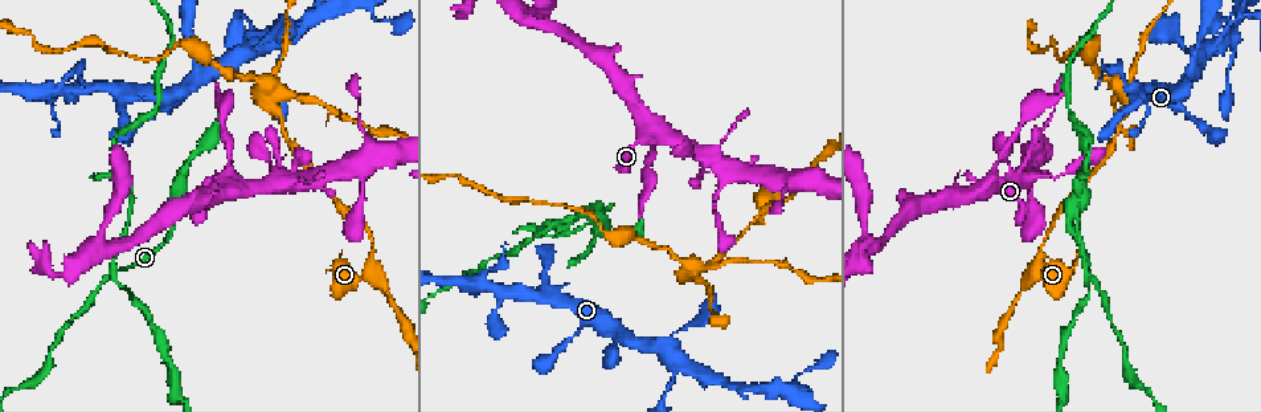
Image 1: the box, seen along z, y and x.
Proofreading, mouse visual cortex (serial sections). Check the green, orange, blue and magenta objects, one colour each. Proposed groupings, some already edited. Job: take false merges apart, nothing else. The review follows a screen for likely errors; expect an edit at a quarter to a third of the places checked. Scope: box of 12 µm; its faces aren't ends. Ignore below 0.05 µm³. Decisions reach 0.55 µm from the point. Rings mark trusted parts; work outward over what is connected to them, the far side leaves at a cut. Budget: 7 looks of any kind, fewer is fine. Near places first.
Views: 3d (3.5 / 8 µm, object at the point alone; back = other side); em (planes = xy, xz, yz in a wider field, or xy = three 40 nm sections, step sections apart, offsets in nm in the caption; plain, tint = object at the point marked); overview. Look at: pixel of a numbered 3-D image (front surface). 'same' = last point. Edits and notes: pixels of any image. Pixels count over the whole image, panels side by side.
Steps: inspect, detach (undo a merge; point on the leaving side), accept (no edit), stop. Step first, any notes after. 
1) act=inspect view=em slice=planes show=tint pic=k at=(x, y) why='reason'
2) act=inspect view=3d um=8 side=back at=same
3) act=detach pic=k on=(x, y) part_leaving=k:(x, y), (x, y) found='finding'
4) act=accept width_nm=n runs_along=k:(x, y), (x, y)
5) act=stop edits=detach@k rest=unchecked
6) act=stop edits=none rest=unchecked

act=inspect view=3d um=3.5 pic=1 at=(114, 277) why='sharp bend'

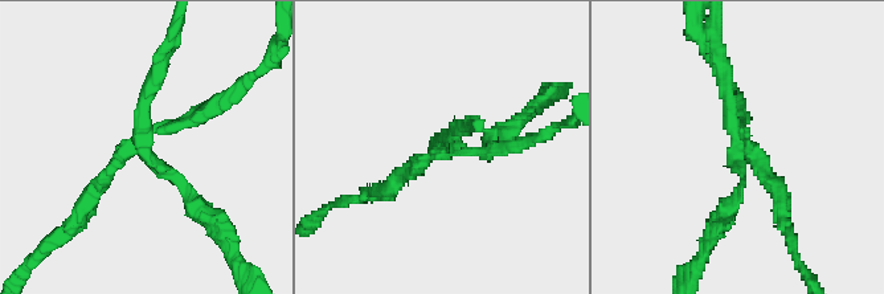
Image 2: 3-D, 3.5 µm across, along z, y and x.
act=inspect view=em slice=xy step=2 show=tint pic=2 at=(739, 144)

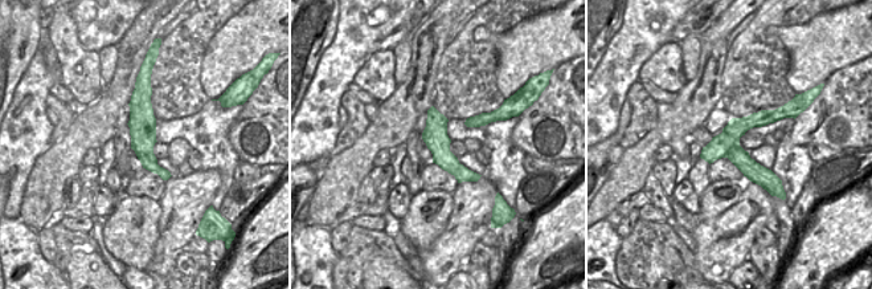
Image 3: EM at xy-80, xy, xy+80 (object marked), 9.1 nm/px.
act=detach pic=2 on=(148, 88) width_nm=220 part_leaving=2:(147, 134), (143, 97), (172, 36) found='a second cell is stuck on'

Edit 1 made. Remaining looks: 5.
act=inspect view=em slice=xy step=5 show=tint pic=1 at=(371, 249) why='sharp bend'

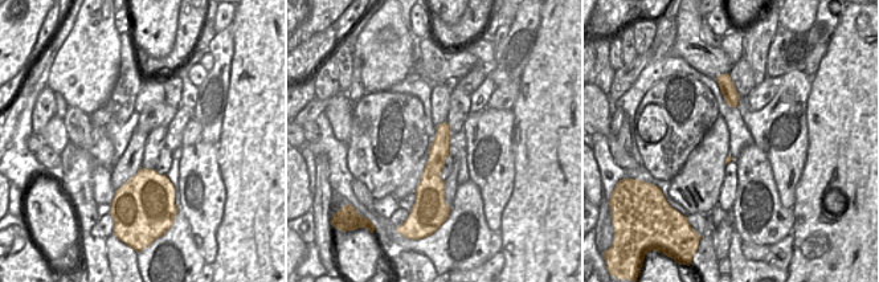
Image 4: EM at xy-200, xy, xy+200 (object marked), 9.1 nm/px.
act=inspect view=3d um=3.5 at=same

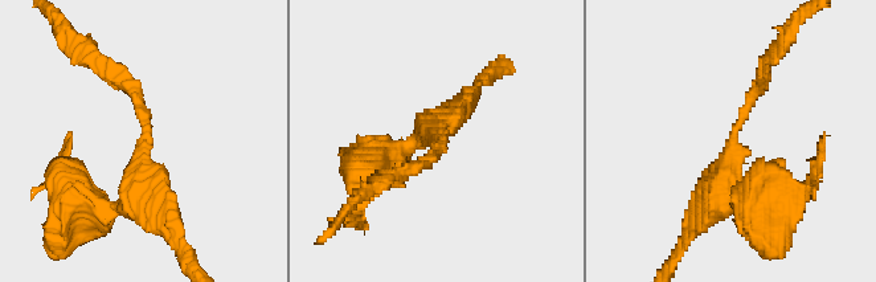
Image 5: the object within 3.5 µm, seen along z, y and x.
act=accept arm_widths_nm=150,250 runs_along=4:(444, 126), (426, 197) found='one cell here'

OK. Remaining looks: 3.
act=inspect view=3d um=3.5 pic=1 at=(230, 161) why='abrupt turn'

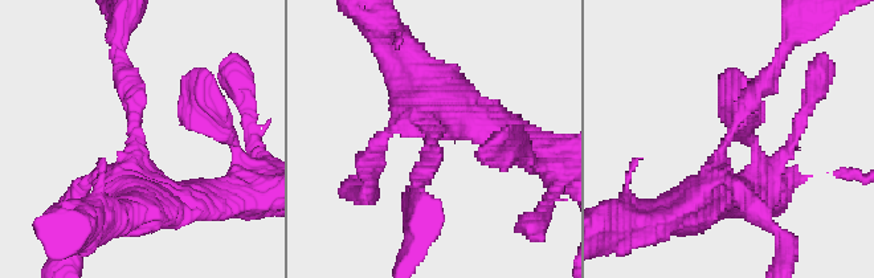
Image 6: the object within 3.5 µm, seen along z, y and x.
act=inspect view=em slice=xy step=3 show=tint pic=6 at=(138, 140) arm_widths_nm=200,250 why='shape alone is not enough'

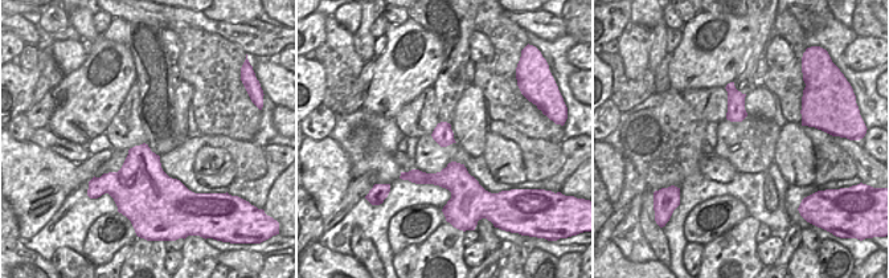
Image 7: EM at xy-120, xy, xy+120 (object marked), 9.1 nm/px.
act=detach pic=6 on=(122, 88) part_leaving=6:(137, 126), (121, 24) found='a second cell is stuck on'

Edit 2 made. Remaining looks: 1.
act=stop edits=detach@2,detach@6 rest=unchecked

